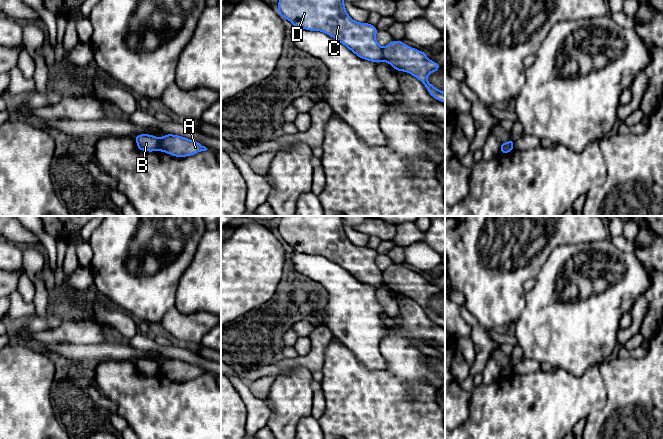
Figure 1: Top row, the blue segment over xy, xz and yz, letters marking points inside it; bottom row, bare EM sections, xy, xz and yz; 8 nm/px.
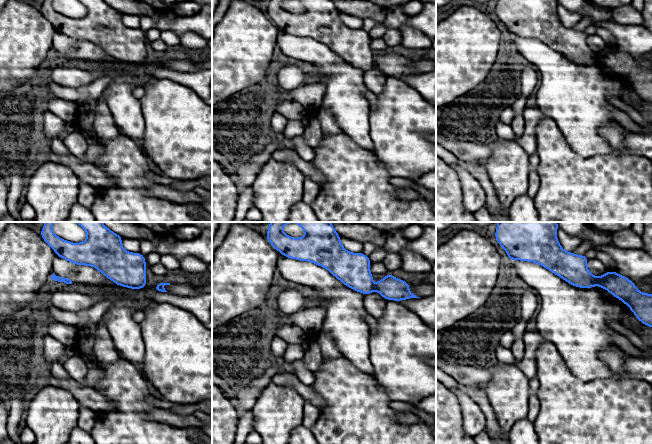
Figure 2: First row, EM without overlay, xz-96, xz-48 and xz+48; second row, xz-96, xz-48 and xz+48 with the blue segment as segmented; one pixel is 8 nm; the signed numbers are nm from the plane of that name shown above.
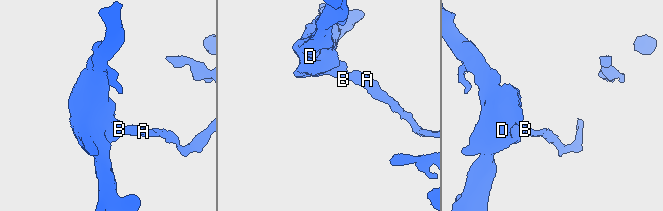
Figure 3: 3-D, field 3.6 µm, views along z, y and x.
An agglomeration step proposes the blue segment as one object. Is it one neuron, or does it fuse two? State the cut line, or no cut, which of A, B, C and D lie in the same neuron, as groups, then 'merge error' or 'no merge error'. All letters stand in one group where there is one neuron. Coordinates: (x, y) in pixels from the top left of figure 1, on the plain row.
xz (381, 271), (381, 279), (384, 284) | A / B C D | merge error

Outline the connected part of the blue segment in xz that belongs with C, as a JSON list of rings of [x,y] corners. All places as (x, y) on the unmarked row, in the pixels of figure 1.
[[[280,216],[277,235],[284,243],[289,244],[294,252],[321,255],[345,269],[361,283],[376,287],[383,286],[382,271],[376,265],[378,253],[367,246],[354,245],[345,233],[344,224],[342,216]]]

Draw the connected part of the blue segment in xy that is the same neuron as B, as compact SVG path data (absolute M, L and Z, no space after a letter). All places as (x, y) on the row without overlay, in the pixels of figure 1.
M139 358L134 361L137 367L137 372L140 375L158 375L160 369L160 363L158 361L151 358Z

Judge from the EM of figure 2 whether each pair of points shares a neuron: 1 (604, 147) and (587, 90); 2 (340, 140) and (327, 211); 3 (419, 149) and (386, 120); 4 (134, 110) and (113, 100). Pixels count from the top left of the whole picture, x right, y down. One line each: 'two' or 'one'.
1: one
2: one
3: one
4: one

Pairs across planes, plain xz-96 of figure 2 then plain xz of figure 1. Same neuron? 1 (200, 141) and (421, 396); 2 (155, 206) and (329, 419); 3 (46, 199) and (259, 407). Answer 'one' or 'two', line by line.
1: two
2: one
3: two

